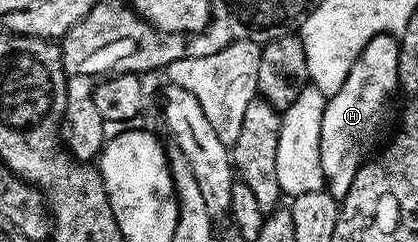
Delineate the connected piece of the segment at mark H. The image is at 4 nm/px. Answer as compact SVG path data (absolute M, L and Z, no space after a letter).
M377 34L375 38L368 40L356 64L352 64L348 80L344 80L340 92L326 99L324 120L320 124L320 168L325 189L337 200L341 200L348 188L352 188L356 172L375 149L373 146L377 144L378 133L386 122L390 101L394 94L396 98L399 93L399 45L399 39L392 34Z

